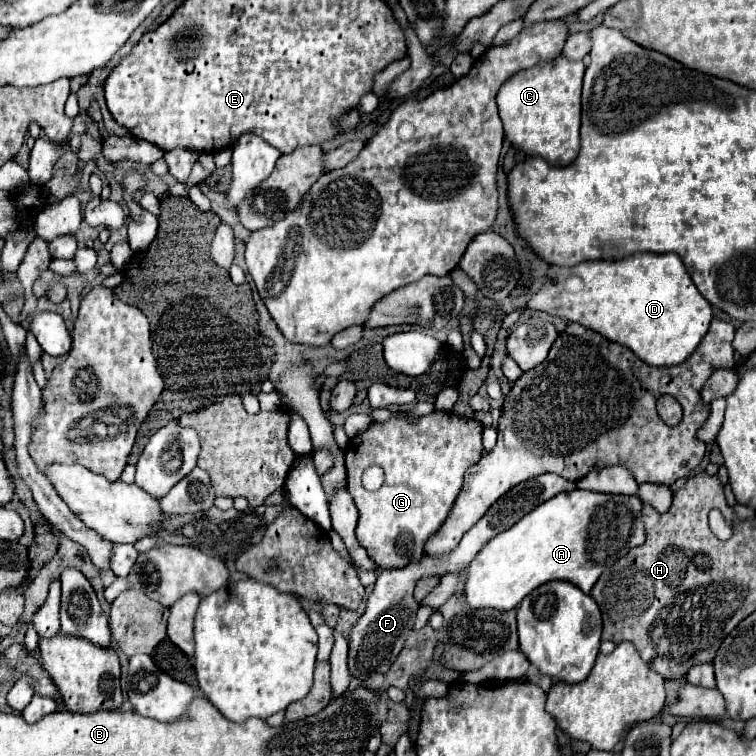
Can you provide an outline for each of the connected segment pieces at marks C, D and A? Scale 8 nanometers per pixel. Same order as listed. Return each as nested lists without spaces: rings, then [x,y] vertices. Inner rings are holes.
[[[557,57],[553,63],[541,63],[533,69],[515,73],[497,93],[499,117],[509,143],[527,157],[541,157],[549,165],[565,167],[579,155],[581,127],[581,81],[583,61]]]
[[[637,253],[623,261],[585,261],[575,267],[549,267],[549,281],[533,293],[527,309],[539,309],[581,323],[629,347],[649,365],[679,365],[703,341],[713,307],[697,291],[675,253]]]
[[[579,489],[561,493],[485,543],[469,565],[463,595],[469,609],[511,611],[533,589],[555,579],[569,581],[589,593],[607,567],[643,541],[641,501],[635,495],[603,495]]]

